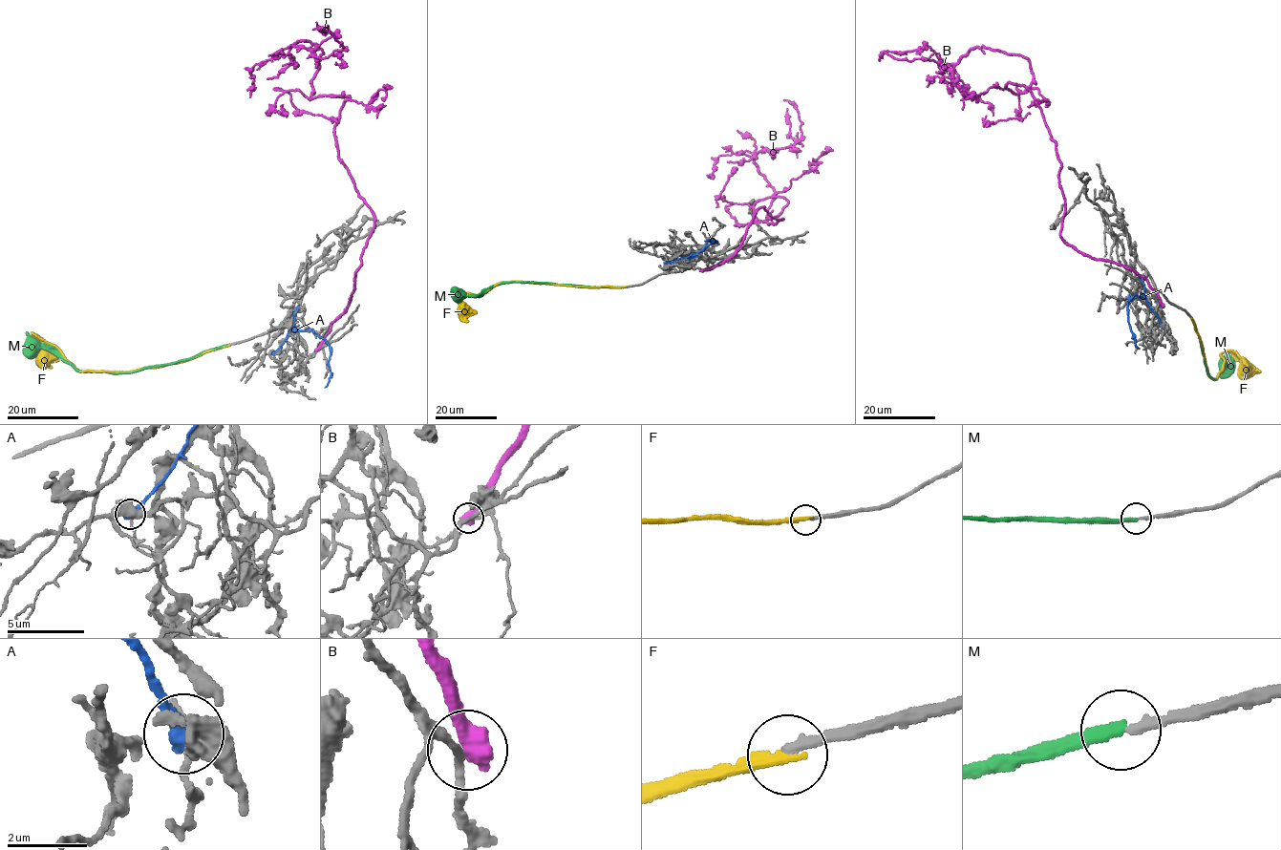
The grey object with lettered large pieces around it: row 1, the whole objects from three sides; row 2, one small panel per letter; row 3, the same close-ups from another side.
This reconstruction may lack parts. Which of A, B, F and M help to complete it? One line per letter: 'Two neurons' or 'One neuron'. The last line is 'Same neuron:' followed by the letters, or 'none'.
A: Two neurons
B: Two neurons
F: Two neurons
M: One neuron
Same neuron: M

